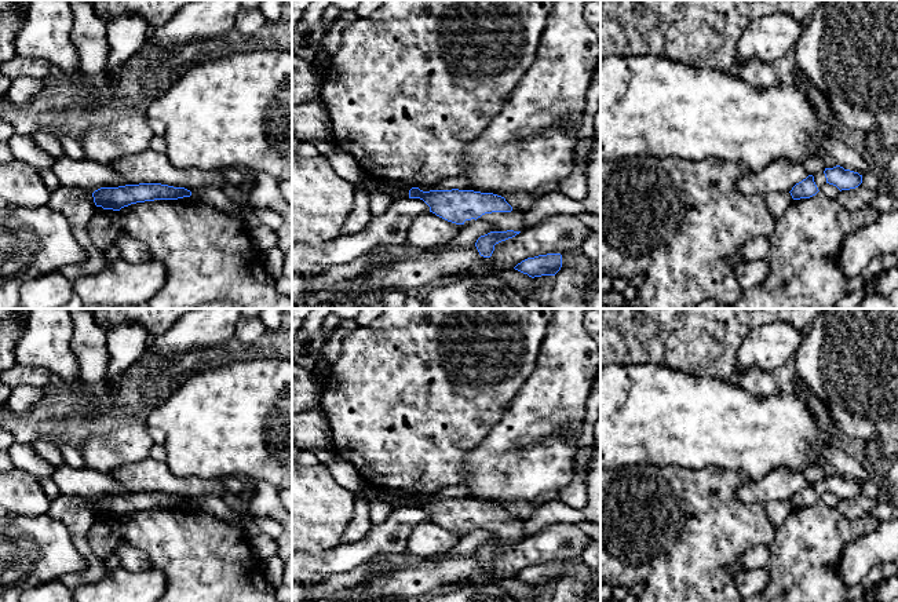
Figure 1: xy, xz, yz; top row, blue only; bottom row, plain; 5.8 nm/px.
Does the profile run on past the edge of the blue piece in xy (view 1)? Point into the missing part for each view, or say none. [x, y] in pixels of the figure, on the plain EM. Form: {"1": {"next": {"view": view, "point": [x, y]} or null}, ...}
{"1": {"next": null}}

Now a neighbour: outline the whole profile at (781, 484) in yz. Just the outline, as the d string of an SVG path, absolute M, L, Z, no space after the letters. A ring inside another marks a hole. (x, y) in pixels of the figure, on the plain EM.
M778 468L764 478L737 489L737 500L745 504L767 504L771 500L791 500L792 496L808 485L803 473Z

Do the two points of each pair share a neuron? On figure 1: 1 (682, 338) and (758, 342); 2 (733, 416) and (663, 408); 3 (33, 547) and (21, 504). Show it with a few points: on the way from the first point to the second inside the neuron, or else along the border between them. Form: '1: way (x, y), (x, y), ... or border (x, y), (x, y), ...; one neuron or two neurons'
1: border (771, 323), (755, 327), (744, 339), (736, 372); two neurons
2: way (715, 416), (681, 416); one neuron
3: border (46, 513), (15, 517); two neurons

